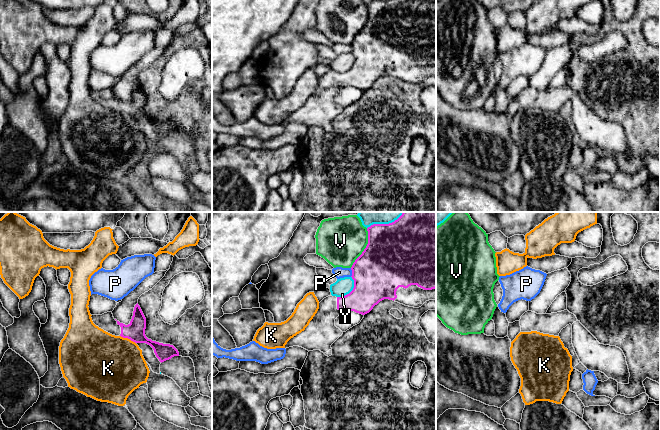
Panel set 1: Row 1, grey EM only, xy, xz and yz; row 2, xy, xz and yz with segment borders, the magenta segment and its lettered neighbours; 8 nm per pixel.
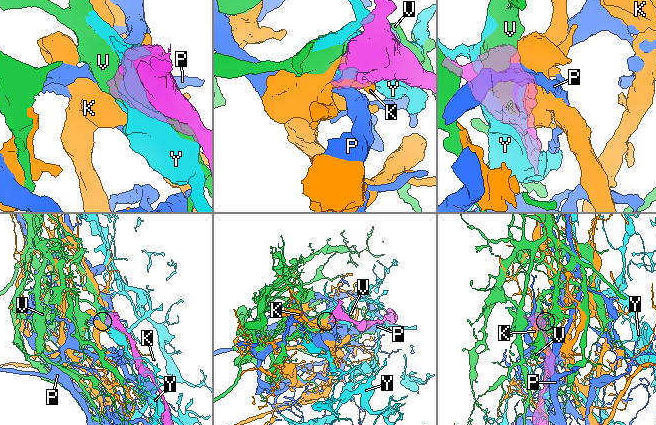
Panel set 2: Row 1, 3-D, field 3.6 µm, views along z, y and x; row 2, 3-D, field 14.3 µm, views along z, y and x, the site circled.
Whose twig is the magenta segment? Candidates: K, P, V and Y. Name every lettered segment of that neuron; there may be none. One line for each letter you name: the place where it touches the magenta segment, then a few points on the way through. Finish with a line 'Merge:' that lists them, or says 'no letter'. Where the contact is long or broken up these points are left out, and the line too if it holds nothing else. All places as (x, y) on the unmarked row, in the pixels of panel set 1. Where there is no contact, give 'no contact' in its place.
Merge: no letter

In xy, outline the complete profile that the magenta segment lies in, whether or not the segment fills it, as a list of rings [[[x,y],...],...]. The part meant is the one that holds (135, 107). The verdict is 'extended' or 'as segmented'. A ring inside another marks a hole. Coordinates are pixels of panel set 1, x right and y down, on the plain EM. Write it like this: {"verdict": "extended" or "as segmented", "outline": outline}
{"verdict": "extended", "outline": [[[138,79],[134,83],[133,92],[128,101],[116,97],[112,88],[92,91],[91,94],[96,102],[112,111],[128,114],[135,119],[150,121],[161,139],[174,132],[179,132],[178,126],[173,121],[152,117],[146,113],[146,94]]]}

